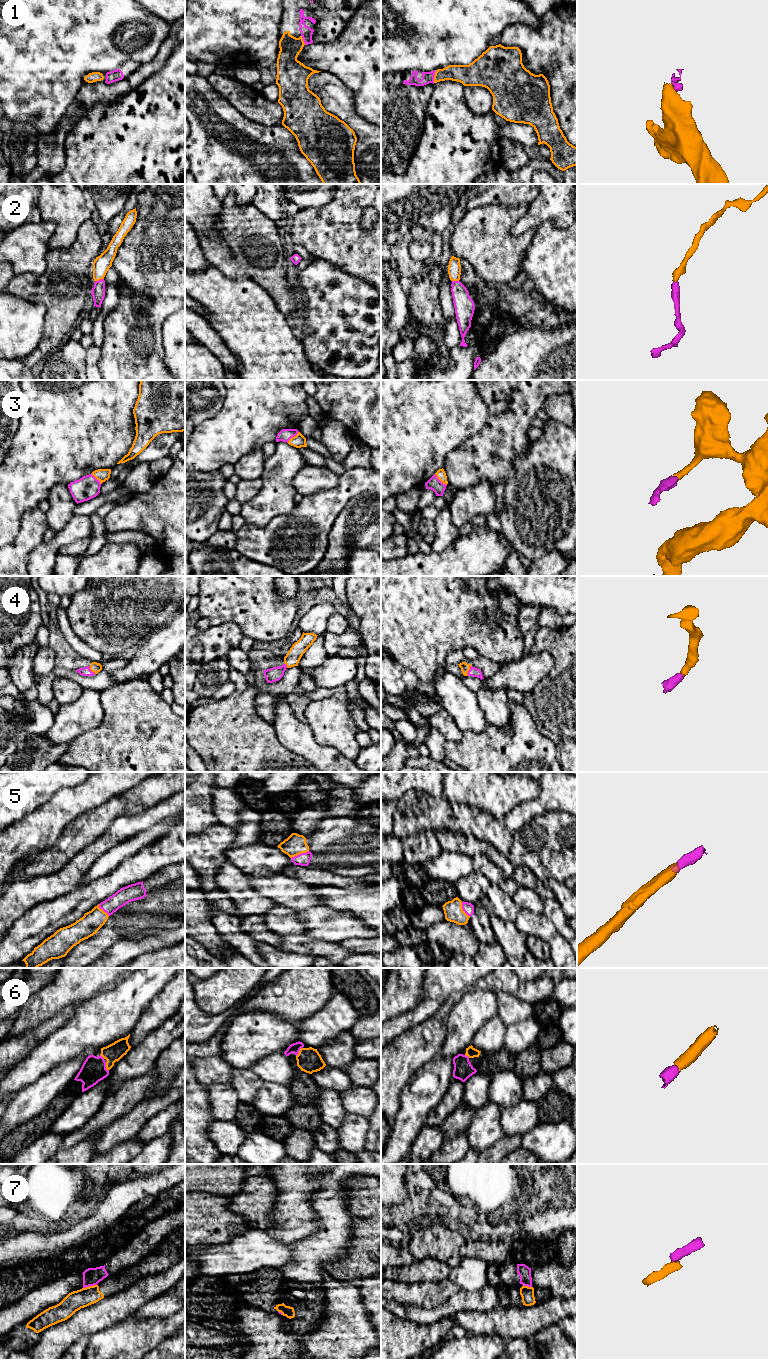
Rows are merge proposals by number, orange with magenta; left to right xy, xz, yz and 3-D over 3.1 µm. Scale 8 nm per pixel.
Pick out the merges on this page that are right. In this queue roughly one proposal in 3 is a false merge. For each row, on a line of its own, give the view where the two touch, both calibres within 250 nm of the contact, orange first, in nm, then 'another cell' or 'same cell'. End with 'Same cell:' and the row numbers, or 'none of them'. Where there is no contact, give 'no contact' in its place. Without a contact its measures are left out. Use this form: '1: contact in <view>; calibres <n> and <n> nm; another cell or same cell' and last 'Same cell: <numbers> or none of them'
1: contact in yz; calibres 160 and 100 nm; same cell
2: contact in xy; calibres 140 and 110 nm; same cell
3: contact in xz; calibres 110 and 100 nm; same cell
4: contact in yz; calibres 70 and 80 nm; same cell
5: contact in xz; calibres 170 and 110 nm; same cell
6: contact in xz; calibres 200 and 80 nm; same cell
7: contact in xy; calibres 160 and 140 nm; same cell
Same cell: 1, 2, 3, 4, 5, 6, 7

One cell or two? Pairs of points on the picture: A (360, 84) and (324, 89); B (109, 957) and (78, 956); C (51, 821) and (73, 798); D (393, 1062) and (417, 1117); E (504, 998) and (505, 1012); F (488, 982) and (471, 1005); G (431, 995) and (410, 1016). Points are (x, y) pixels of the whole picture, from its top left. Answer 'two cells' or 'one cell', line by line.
A: two cells
B: two cells
C: one cell
D: two cells
E: one cell
F: two cells
G: one cell

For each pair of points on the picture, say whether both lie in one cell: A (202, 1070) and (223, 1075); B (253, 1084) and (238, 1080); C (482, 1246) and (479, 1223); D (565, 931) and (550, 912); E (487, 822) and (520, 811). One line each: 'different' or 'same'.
A: same
B: same
C: different
D: same
E: different

